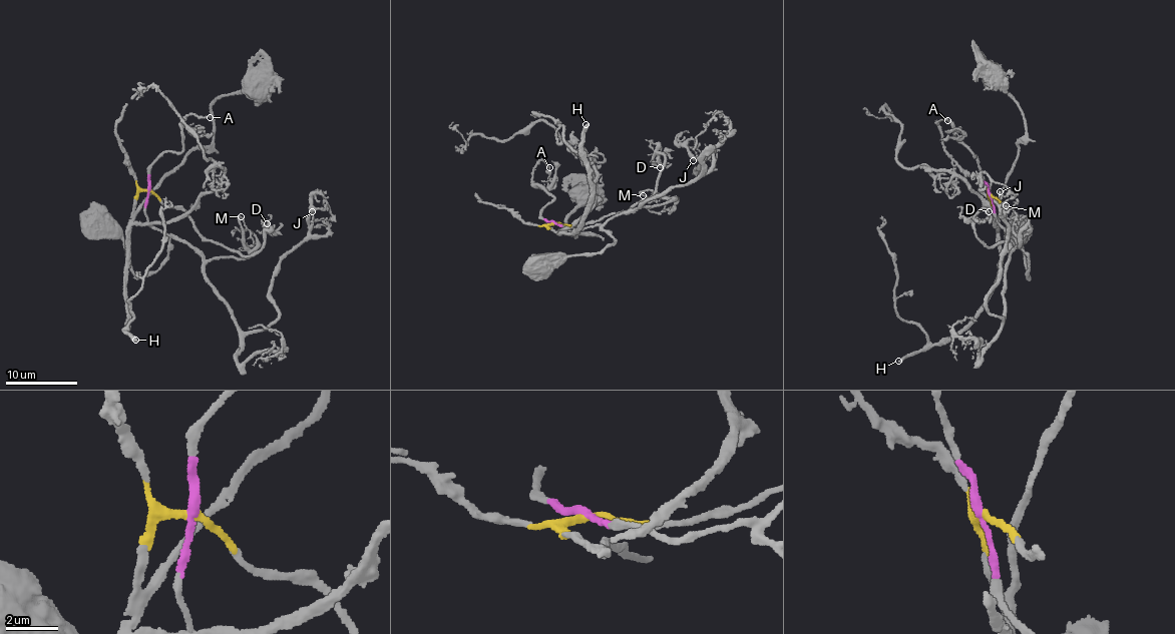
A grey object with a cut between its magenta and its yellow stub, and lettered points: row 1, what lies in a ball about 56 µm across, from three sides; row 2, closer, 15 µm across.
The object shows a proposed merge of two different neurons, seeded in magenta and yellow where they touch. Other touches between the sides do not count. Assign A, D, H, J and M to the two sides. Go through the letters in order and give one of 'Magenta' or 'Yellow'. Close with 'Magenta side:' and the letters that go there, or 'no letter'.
A: Magenta
D: Yellow
H: Yellow
J: Magenta
M: Magenta
Magenta side: A, J, M

